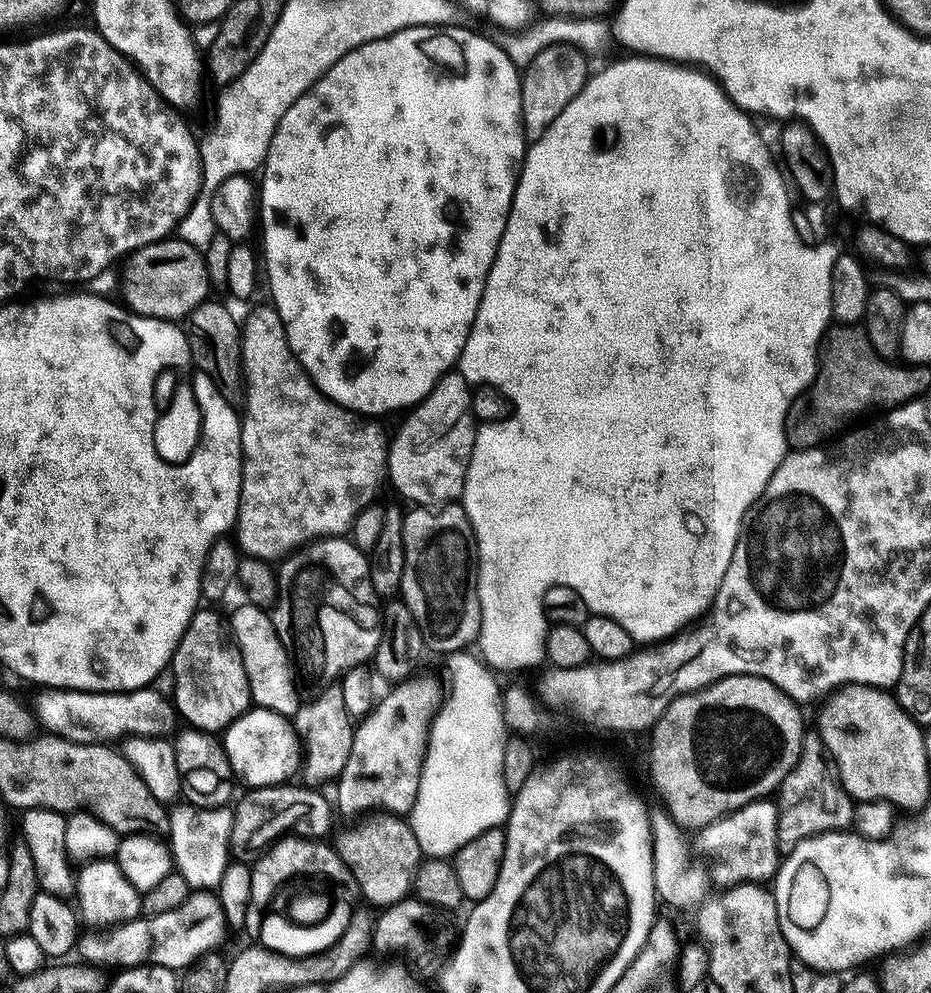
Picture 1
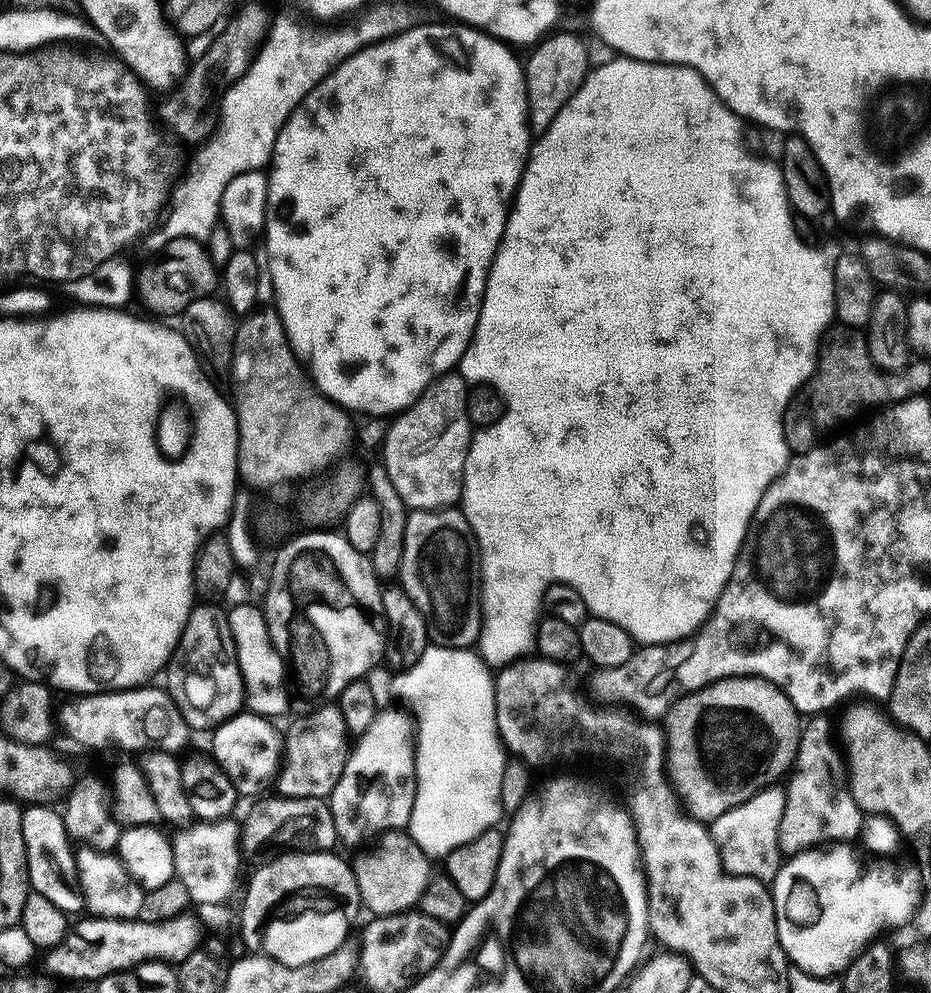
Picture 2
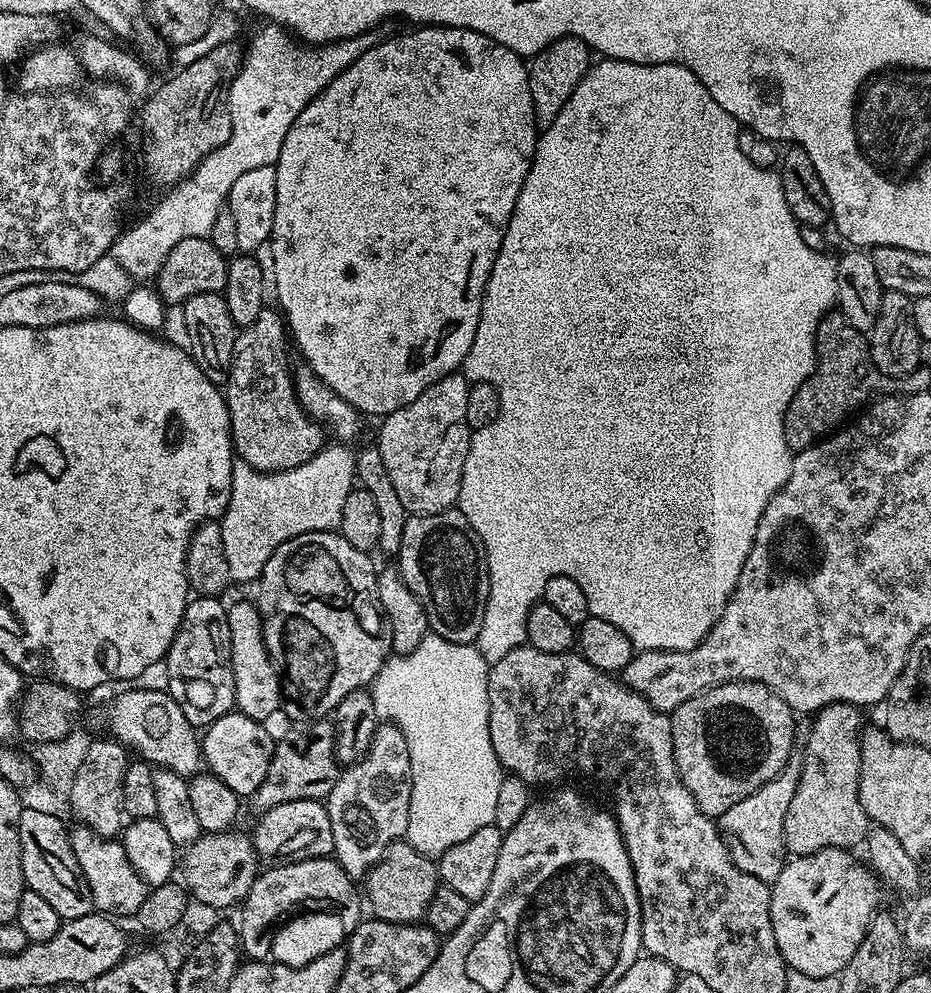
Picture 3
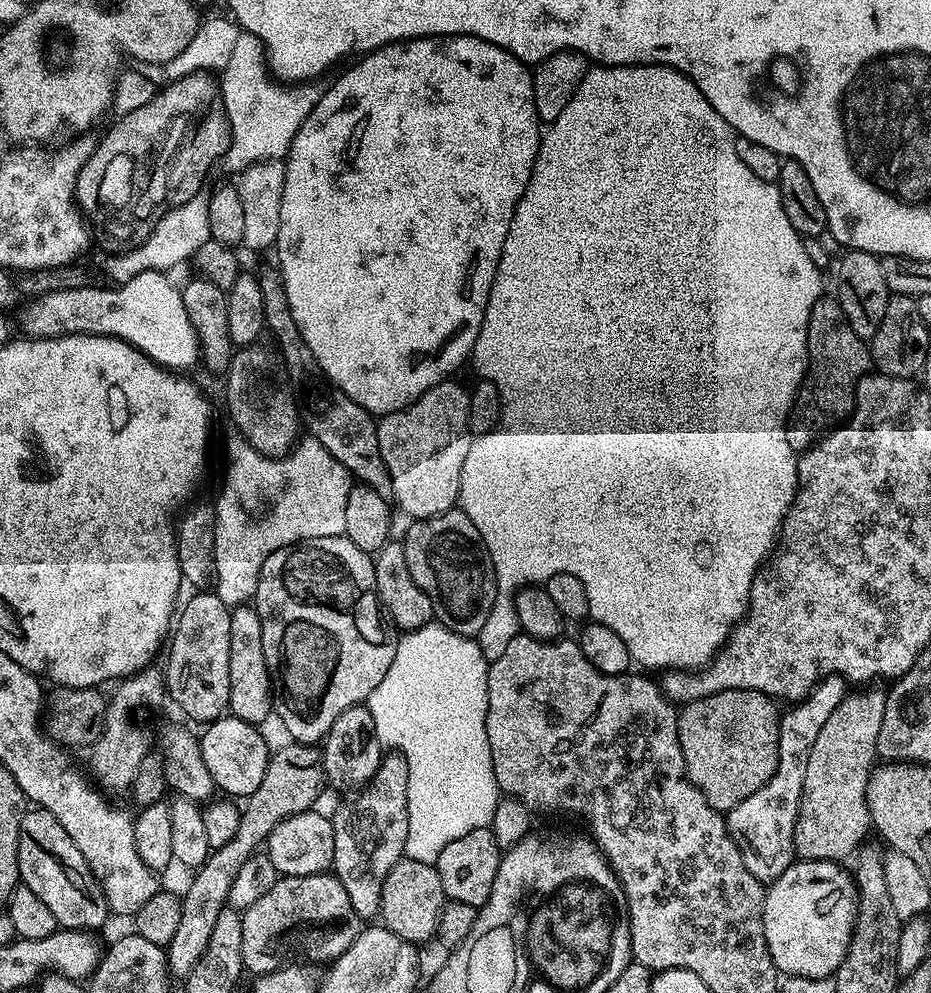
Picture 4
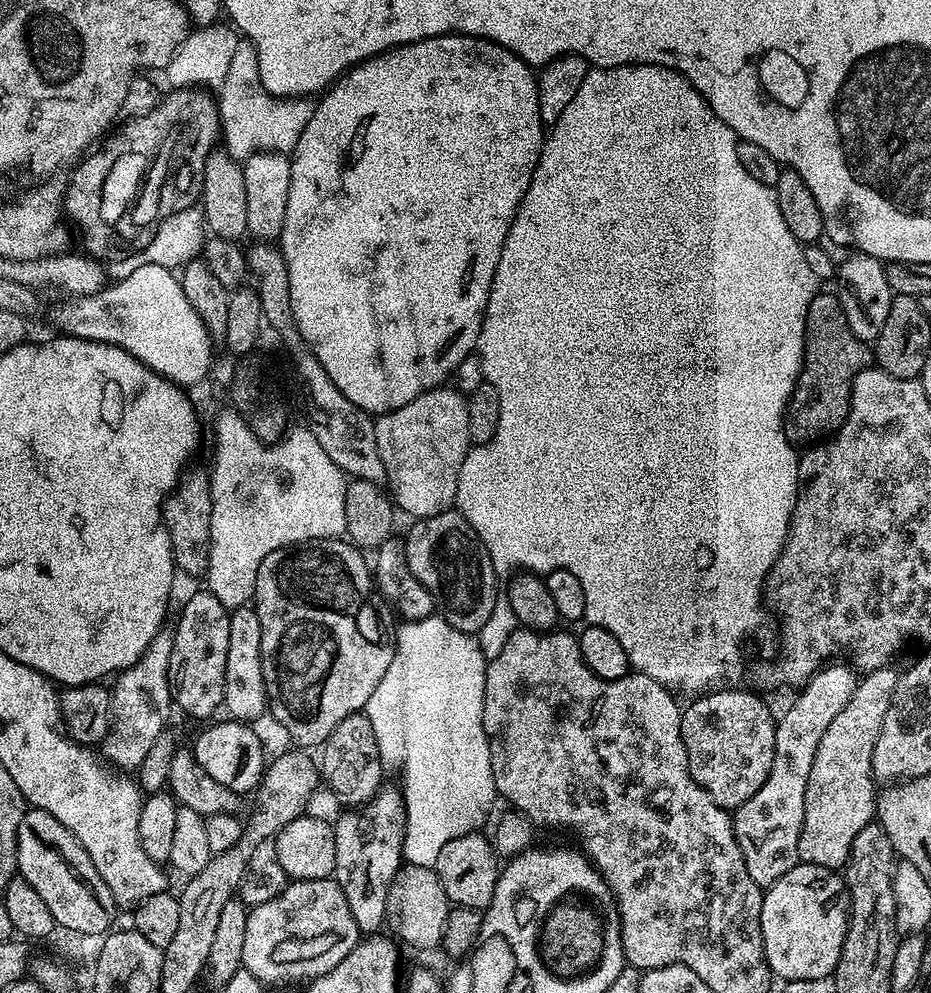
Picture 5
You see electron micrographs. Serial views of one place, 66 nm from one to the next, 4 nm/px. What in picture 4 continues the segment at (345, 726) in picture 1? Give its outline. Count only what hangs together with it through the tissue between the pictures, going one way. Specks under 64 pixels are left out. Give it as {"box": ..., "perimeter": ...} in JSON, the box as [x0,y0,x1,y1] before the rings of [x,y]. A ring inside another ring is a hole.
{"box":[166,742,325,977],"perimeter":[[[288,742],[285,748],[280,748],[277,752],[275,749],[271,753],[262,786],[258,786],[258,790],[254,790],[254,794],[243,801],[238,831],[234,833],[234,838],[226,842],[226,846],[215,849],[208,861],[195,869],[193,876],[196,877],[189,882],[188,889],[182,892],[182,922],[178,922],[178,930],[166,946],[168,966],[173,977],[187,977],[194,962],[202,958],[202,950],[206,950],[206,942],[210,942],[214,922],[218,922],[218,914],[226,906],[228,891],[242,862],[246,862],[246,858],[252,856],[267,841],[278,822],[299,812],[309,811],[315,805],[312,803],[320,796],[320,787],[325,787],[325,784],[324,761],[319,747]]]}

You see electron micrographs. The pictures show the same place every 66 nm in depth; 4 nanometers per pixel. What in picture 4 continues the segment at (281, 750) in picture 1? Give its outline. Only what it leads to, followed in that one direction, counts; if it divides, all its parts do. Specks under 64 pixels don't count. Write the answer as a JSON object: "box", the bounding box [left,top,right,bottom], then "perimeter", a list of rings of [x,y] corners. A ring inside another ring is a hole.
{"box":[199,714,270,798],"perimeter":[[[225,714],[219,720],[211,721],[208,728],[199,737],[200,760],[206,762],[206,770],[210,770],[210,778],[217,789],[220,788],[225,797],[246,798],[262,786],[262,778],[268,769],[270,747],[264,741],[261,729],[255,724],[242,722],[238,717]]]}

